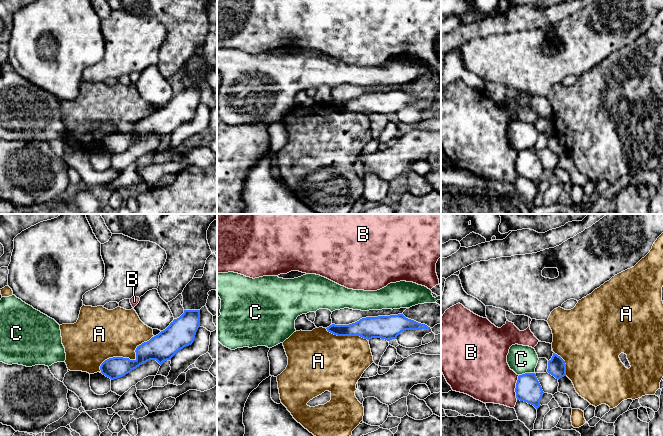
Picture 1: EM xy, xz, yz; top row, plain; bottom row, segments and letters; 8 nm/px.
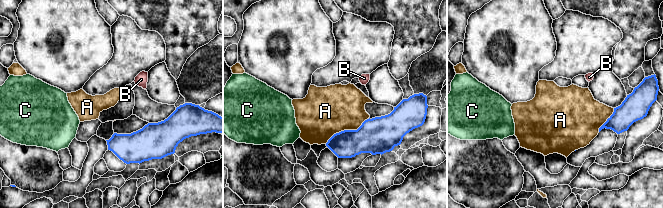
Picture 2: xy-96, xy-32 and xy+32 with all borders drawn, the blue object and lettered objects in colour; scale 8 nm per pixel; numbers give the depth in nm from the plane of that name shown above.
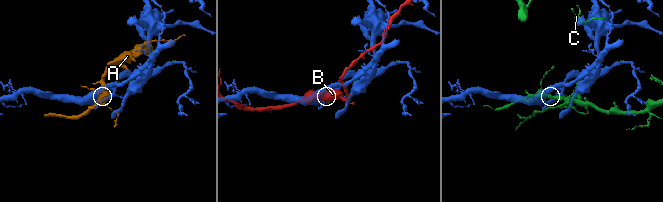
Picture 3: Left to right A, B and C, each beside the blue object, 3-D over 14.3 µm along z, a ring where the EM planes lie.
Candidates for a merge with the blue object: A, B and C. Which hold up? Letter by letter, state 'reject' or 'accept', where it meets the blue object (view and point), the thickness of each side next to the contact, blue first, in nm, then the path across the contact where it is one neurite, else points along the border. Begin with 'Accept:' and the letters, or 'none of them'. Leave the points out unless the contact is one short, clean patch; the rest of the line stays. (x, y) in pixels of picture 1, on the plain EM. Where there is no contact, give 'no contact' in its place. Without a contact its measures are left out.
Accept: none of them
A: reject; contact xy (128, 134); calibres 190 and 380 nm
B: reject; contact yz (516, 163); calibres 200 and 400 nm
C: reject; contact yz (526, 149); calibres 200 and 220 nm

